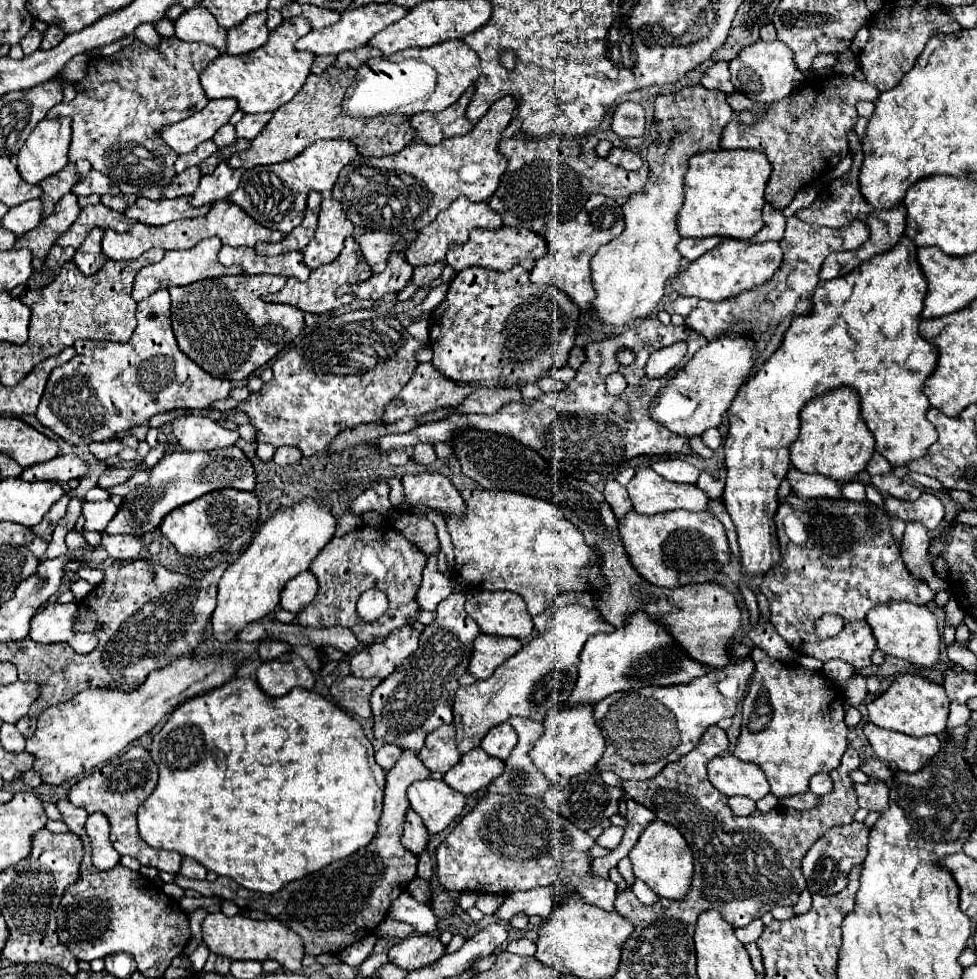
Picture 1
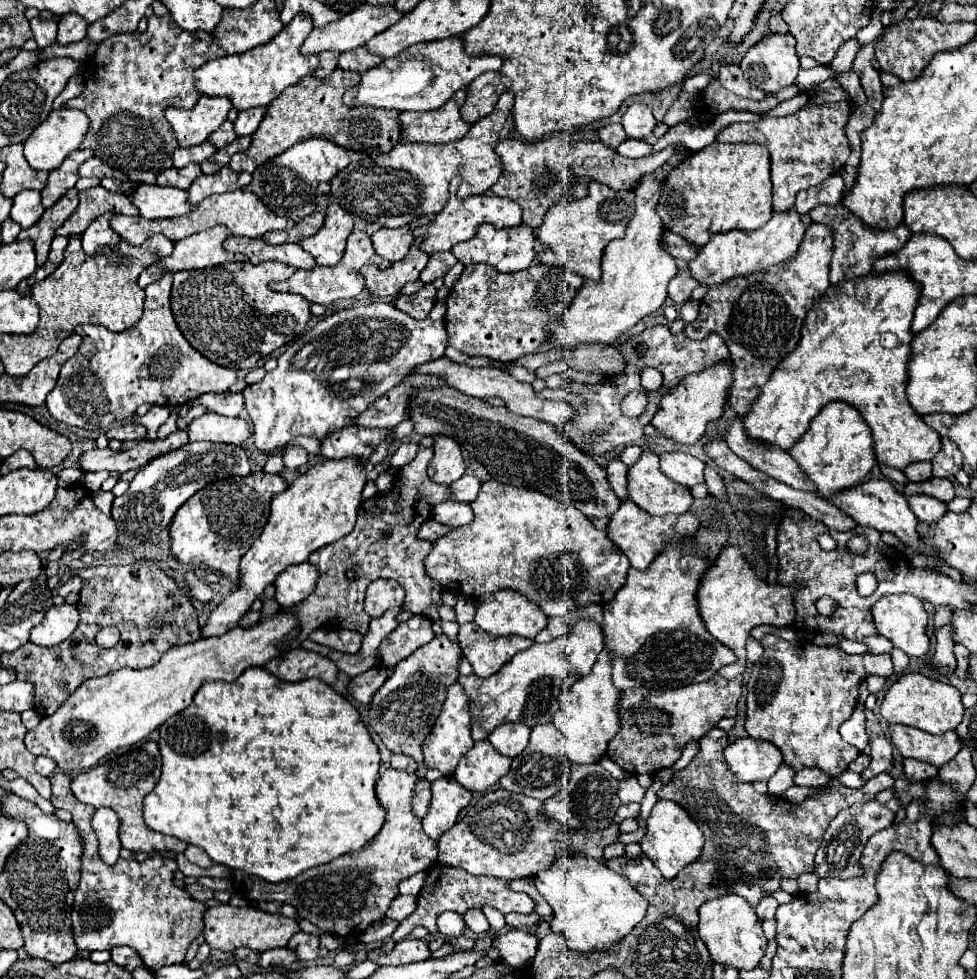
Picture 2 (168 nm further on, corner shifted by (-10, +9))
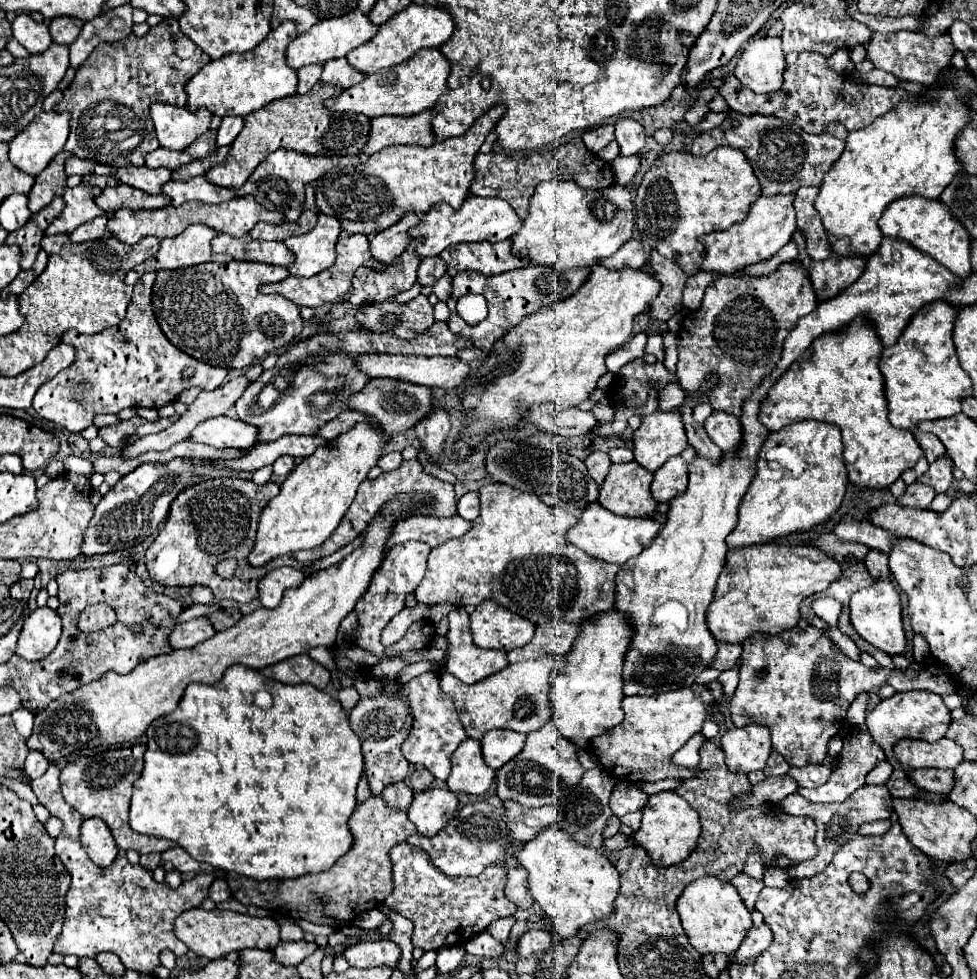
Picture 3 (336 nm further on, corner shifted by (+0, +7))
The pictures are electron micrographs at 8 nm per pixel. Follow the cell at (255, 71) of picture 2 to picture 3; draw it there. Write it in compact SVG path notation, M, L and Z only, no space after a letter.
M285 21L277 29L273 29L263 43L257 45L255 51L249 53L231 53L217 61L207 63L193 79L187 81L187 109L197 111L205 107L213 115L249 115L265 107L275 99L289 97L297 91L297 71L287 67L285 63L285 49L297 37L295 23Z

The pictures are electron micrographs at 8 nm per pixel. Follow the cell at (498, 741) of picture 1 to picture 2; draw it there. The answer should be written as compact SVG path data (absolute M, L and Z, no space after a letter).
M505 723L495 727L495 731L489 735L489 741L501 755L515 757L527 747L529 733L531 729L525 723Z

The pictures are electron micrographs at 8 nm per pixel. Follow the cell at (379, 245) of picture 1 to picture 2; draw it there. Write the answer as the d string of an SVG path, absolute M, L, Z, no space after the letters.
M409 223L397 229L379 229L377 233L373 233L371 241L373 247L377 251L377 255L381 255L383 259L395 263L399 259L403 259L413 243L413 229L417 225Z

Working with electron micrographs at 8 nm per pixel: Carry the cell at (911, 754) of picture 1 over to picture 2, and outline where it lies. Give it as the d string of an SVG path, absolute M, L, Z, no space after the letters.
M889 725L889 735L891 743L903 757L925 761L935 767L951 761L961 749L961 741L955 731L947 731L945 735L929 735L915 727Z

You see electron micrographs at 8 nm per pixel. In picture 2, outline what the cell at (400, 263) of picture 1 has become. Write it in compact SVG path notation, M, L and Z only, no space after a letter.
M415 243L405 259L389 265L387 269L377 269L375 265L365 265L360 273L365 279L367 289L379 297L395 297L409 281L417 281L421 269L427 265L427 255Z

